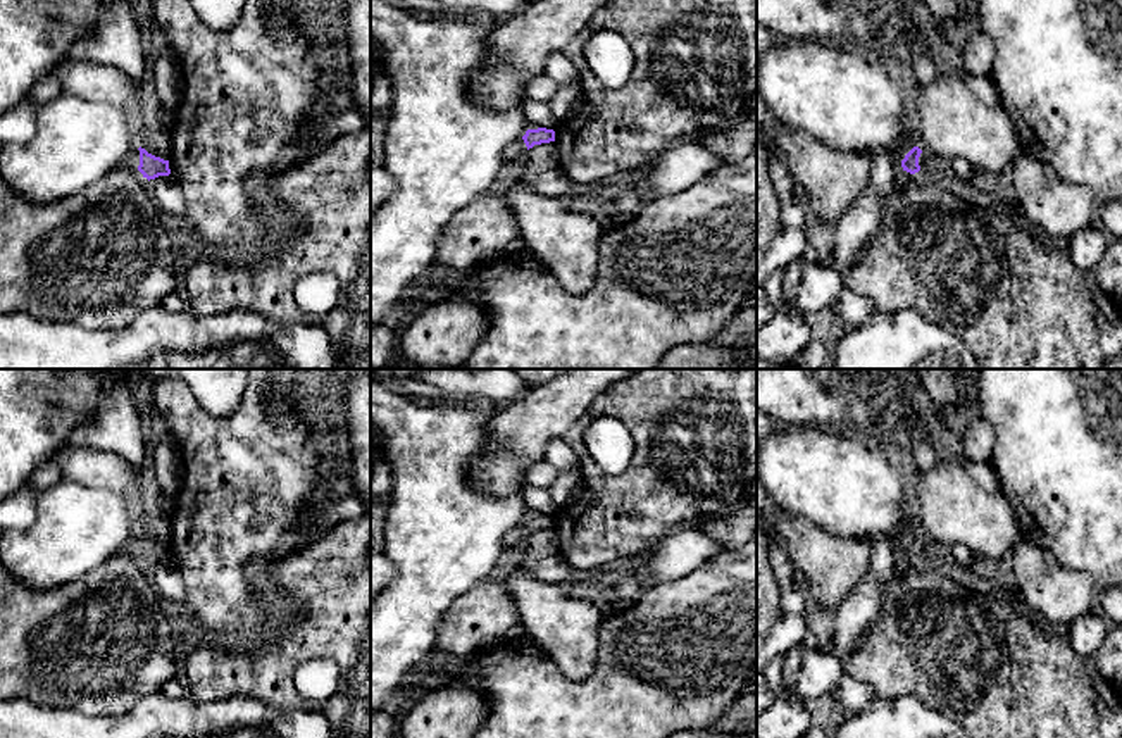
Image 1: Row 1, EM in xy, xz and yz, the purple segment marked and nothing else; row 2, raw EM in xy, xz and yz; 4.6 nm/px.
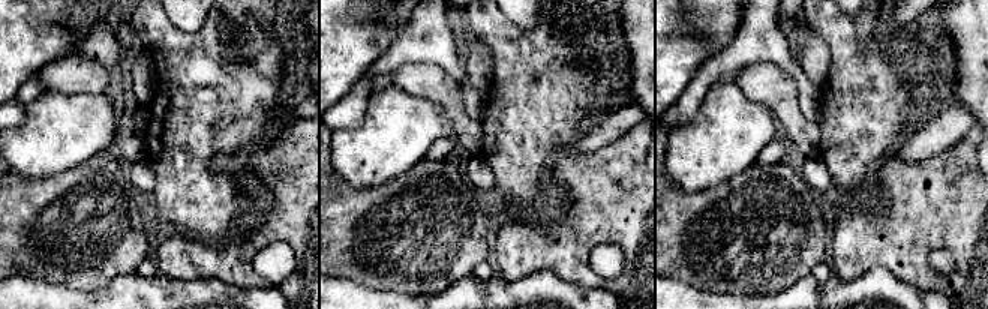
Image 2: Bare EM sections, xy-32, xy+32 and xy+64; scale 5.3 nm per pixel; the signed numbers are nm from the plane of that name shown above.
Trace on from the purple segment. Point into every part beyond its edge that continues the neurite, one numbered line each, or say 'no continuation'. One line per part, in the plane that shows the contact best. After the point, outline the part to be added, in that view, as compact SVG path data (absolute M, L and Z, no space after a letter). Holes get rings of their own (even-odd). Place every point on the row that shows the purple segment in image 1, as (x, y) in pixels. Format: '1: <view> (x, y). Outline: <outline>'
1: xy (131, 161). Outline: M133 150L117 164L115 169L129 169L140 172L138 166L140 166L140 150Z

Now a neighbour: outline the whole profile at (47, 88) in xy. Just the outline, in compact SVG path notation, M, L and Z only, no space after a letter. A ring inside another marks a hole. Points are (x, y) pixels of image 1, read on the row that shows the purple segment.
M47 74L33 86L28 98L31 105L40 110L47 102L57 98L60 93L62 86L59 79L53 74Z

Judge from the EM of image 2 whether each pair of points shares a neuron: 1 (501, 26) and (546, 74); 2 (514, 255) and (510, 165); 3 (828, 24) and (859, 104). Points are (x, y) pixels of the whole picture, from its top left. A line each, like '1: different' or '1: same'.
1: same
2: different
3: same

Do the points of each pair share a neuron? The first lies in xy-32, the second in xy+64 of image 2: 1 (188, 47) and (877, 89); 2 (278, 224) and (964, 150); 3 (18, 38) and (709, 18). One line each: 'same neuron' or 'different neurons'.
1: same neuron
2: same neuron
3: different neurons

